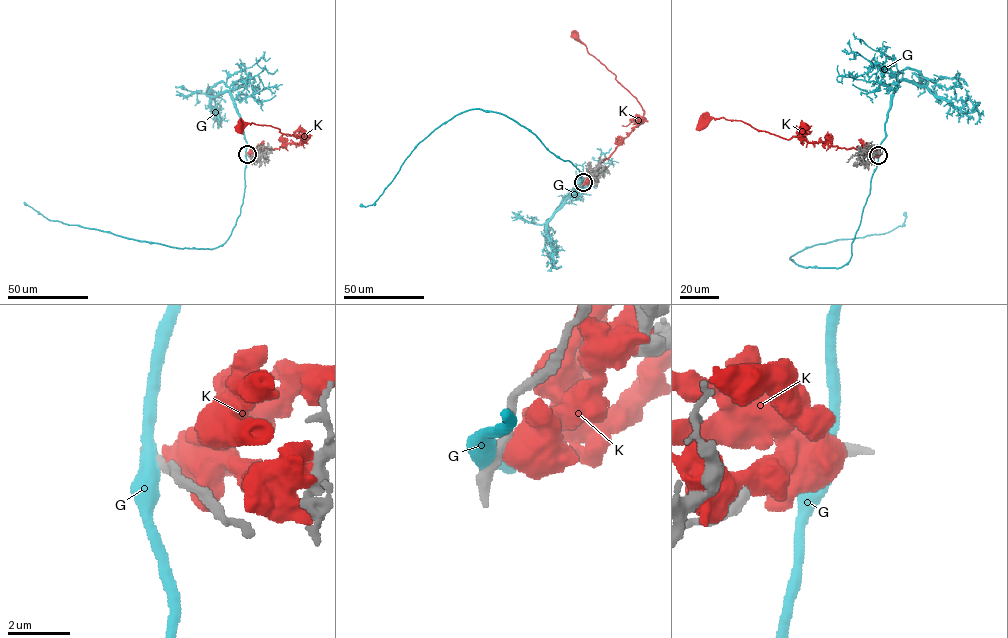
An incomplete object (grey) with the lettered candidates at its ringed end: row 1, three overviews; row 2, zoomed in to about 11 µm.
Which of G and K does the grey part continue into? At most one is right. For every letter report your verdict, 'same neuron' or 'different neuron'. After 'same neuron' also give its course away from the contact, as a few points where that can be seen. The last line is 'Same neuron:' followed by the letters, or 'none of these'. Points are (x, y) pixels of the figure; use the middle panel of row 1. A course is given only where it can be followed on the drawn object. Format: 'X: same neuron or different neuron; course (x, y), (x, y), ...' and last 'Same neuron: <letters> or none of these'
G: different neuron
K: different neuron
Same neuron: none of these

